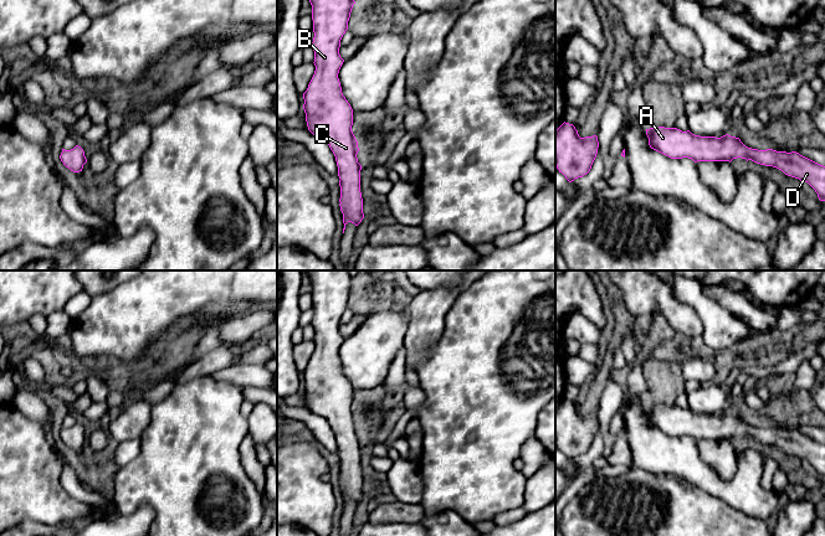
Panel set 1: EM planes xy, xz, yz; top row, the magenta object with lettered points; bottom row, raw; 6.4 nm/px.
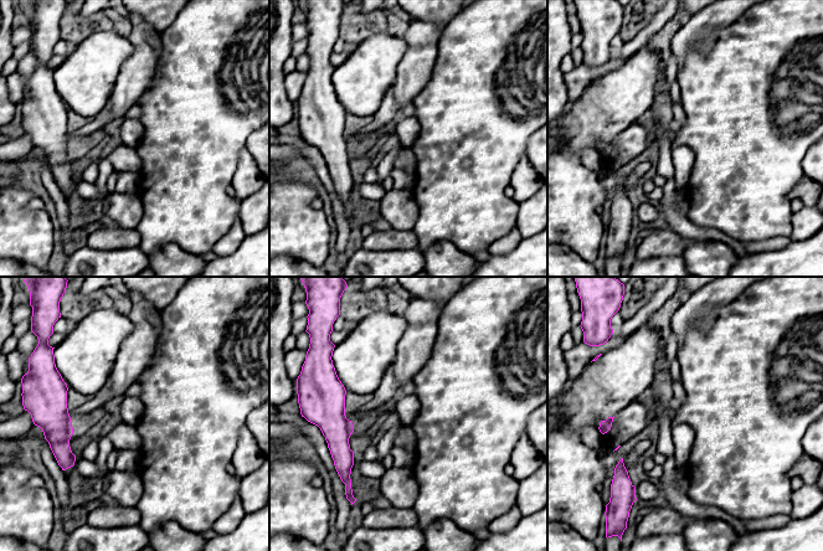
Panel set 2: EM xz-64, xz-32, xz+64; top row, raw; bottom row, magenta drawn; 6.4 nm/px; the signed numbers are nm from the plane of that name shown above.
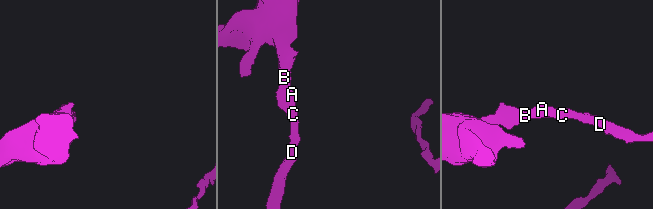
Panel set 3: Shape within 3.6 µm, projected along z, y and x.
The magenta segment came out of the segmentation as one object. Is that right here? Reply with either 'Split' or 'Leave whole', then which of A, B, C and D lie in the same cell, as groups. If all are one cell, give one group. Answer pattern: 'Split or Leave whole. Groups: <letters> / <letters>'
Leave whole. Groups: A B C D

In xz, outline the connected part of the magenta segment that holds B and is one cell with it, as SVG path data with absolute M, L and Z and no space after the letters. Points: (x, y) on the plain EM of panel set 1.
M306 270L312 283L314 352L303 371L303 387L308 408L321 417L324 417L333 429L338 444L340 476L339 484L343 491L343 511L348 500L358 504L364 496L363 476L360 470L360 448L357 432L358 419L352 409L353 387L342 371L338 356L344 337L339 333L340 318L348 308L348 299L355 279L348 270Z

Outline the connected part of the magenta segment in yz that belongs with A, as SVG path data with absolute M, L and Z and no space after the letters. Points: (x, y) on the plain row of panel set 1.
M650 406L646 407L646 413L651 427L671 437L688 436L695 440L731 440L733 437L742 436L777 445L788 454L808 460L818 471L819 478L825 479L825 444L796 429L758 428L745 424L739 416L728 412L721 416L700 414L677 406Z

